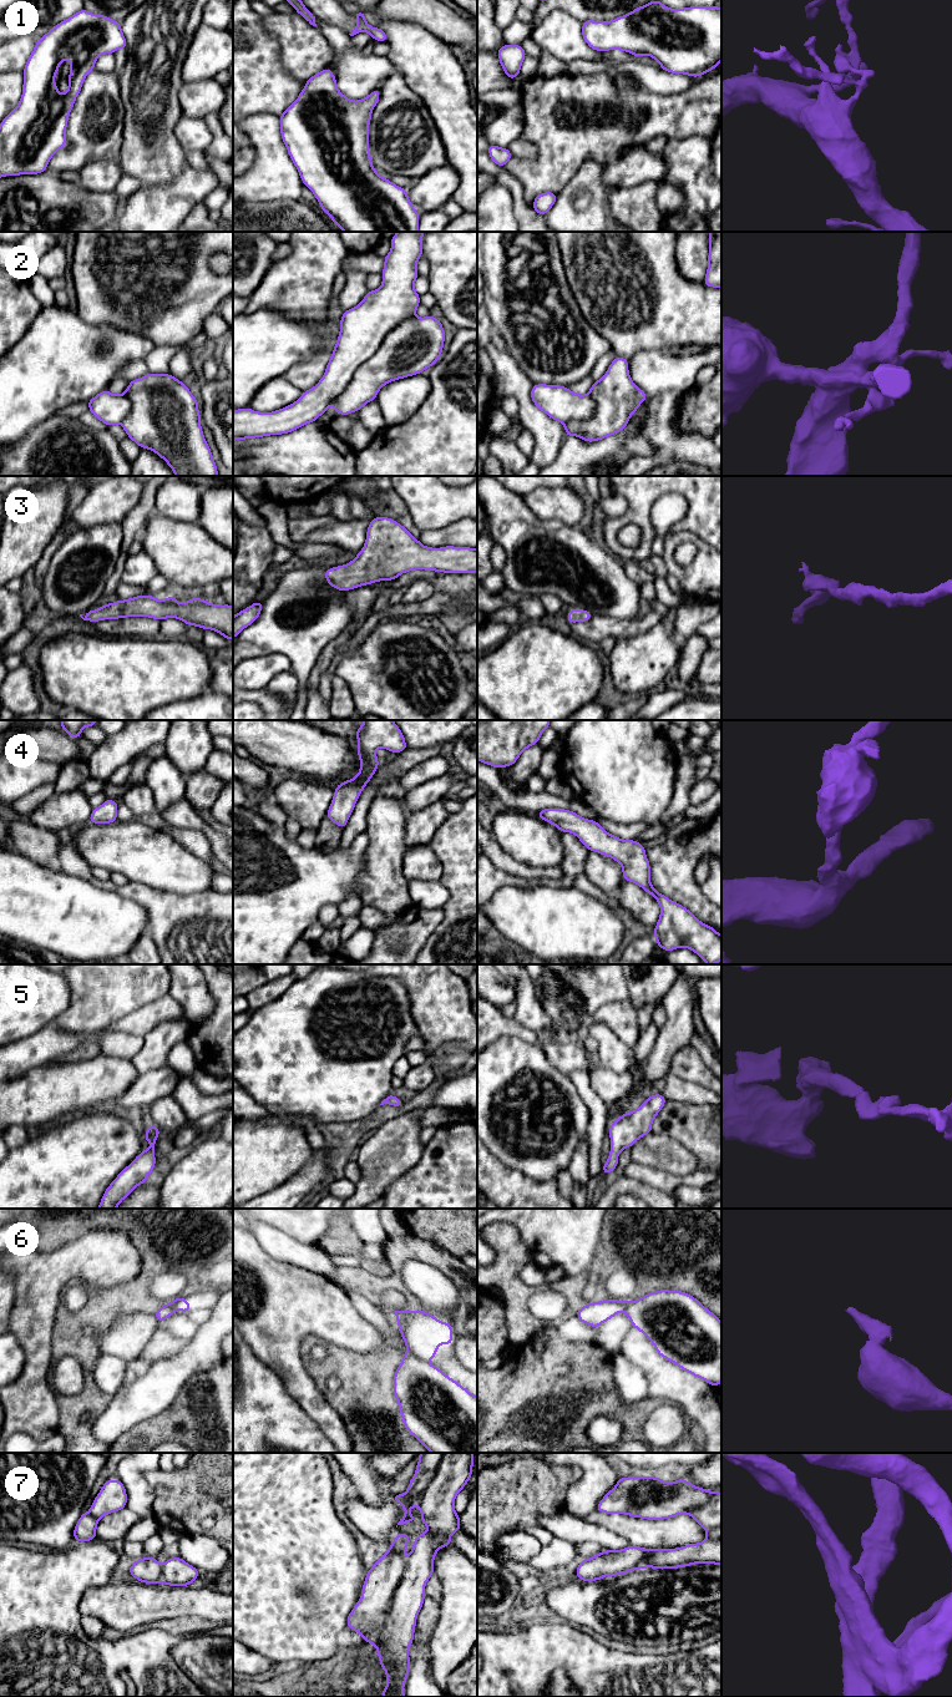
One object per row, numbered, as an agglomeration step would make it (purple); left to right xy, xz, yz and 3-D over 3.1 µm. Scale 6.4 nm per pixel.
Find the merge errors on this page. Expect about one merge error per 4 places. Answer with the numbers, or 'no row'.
6

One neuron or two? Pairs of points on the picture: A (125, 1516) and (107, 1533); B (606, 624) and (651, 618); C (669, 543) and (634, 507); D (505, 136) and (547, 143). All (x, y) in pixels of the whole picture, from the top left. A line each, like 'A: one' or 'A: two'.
A: one
B: one
C: two
D: two

